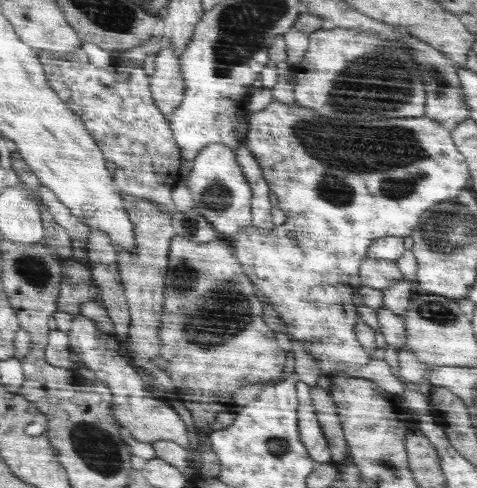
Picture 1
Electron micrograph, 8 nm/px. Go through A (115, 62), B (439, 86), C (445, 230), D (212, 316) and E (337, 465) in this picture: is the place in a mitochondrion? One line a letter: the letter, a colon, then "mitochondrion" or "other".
A: other
B: mitochondrion
C: mitochondrion
D: mitochondrion
E: other

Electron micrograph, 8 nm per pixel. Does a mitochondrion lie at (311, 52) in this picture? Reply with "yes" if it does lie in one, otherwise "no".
no

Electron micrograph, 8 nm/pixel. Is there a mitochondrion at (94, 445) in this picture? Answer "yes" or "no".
yes

